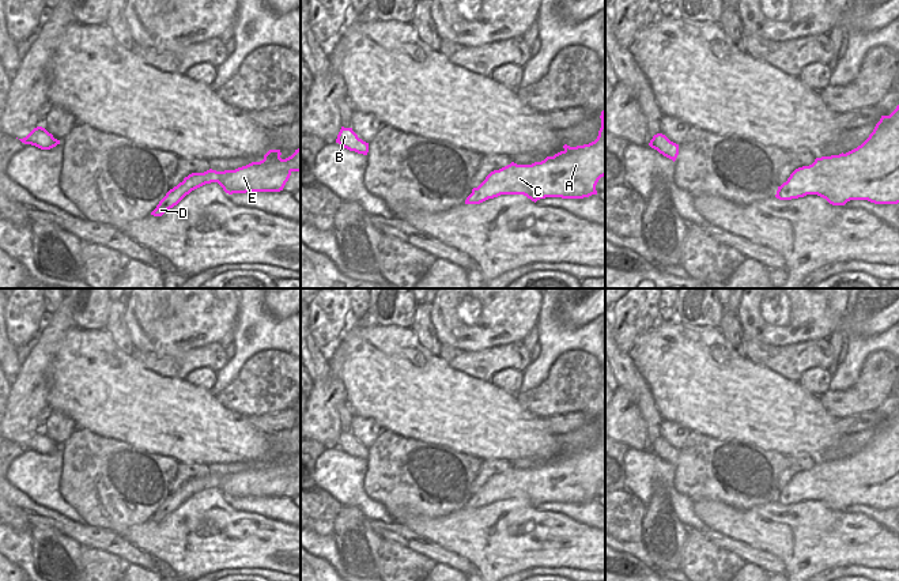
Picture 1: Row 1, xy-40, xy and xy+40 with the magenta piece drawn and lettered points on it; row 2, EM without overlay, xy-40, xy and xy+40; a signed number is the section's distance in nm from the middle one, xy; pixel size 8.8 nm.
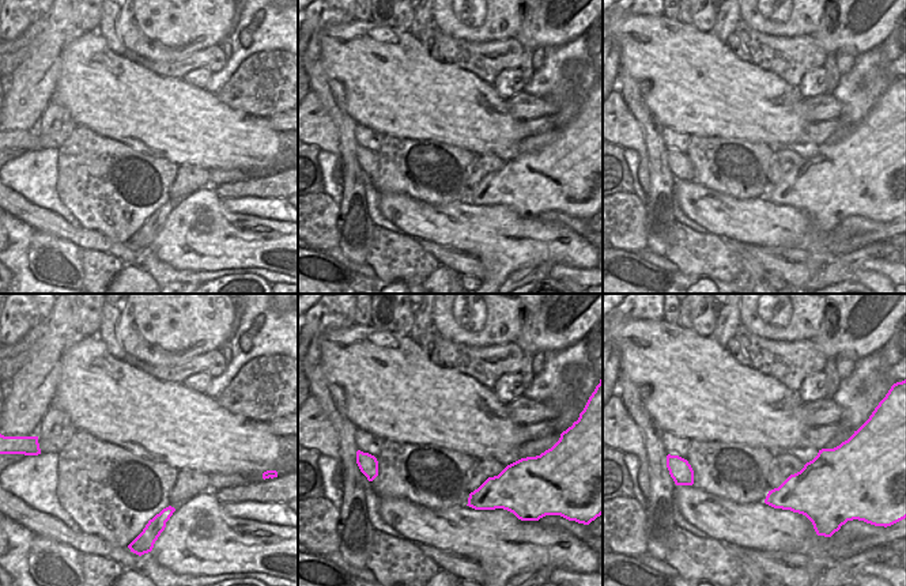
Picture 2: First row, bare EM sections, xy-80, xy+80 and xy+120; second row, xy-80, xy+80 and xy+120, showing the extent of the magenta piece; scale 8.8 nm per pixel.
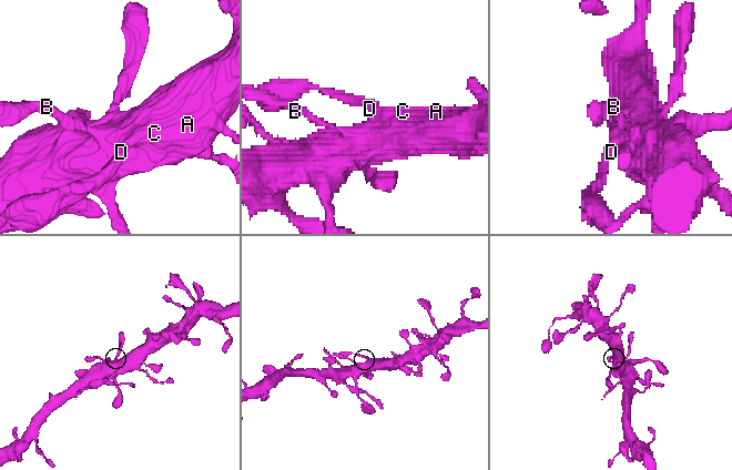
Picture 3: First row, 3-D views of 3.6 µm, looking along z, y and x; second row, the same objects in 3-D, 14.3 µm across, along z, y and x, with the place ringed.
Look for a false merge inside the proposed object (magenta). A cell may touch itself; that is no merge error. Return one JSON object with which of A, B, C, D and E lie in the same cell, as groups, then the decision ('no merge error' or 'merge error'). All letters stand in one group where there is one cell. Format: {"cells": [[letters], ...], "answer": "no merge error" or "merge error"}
{"cells": [["A", "B", "C", "D", "E"]], "answer": "no merge error"}

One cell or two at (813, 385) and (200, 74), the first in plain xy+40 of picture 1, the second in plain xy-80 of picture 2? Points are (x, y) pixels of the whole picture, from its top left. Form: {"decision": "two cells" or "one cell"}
{"decision": "one cell"}

